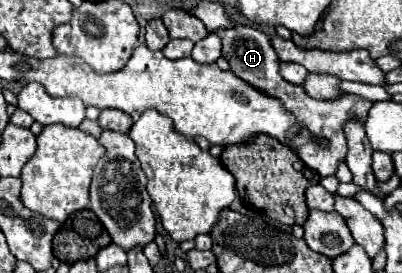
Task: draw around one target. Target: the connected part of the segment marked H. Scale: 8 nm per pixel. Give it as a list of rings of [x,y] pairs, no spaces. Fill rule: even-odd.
[[[238,24],[236,28],[224,30],[224,32],[216,32],[222,38],[222,56],[230,62],[232,72],[242,78],[244,82],[248,82],[250,86],[254,86],[256,90],[280,100],[284,104],[284,108],[288,112],[292,112],[296,116],[296,124],[288,130],[288,136],[294,138],[296,134],[300,134],[300,130],[308,130],[310,134],[316,136],[318,142],[306,142],[304,146],[298,148],[298,156],[310,166],[314,168],[322,178],[324,176],[332,176],[338,170],[338,164],[346,160],[346,136],[344,136],[344,124],[350,118],[356,118],[360,122],[366,122],[368,110],[372,108],[372,100],[366,100],[358,94],[342,94],[334,100],[316,100],[310,98],[306,94],[306,90],[302,86],[296,86],[288,80],[284,80],[280,76],[280,62],[278,56],[268,40],[268,36],[256,28],[250,26],[242,26]]]

